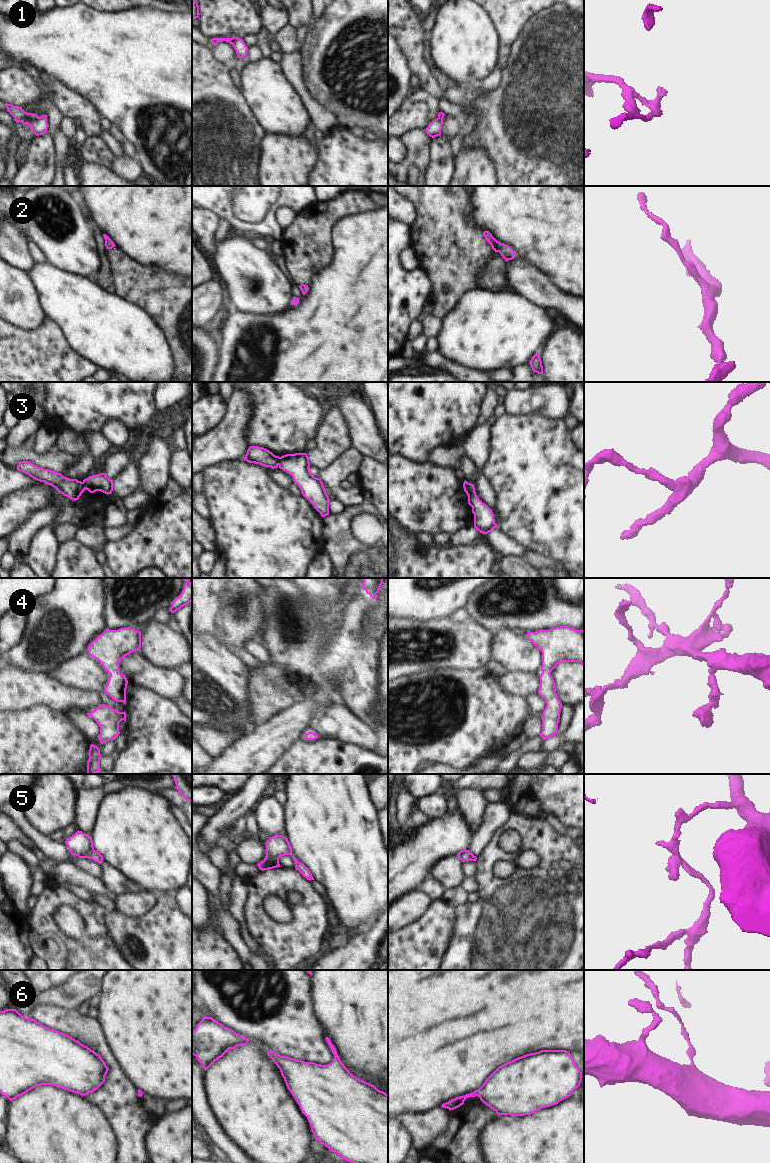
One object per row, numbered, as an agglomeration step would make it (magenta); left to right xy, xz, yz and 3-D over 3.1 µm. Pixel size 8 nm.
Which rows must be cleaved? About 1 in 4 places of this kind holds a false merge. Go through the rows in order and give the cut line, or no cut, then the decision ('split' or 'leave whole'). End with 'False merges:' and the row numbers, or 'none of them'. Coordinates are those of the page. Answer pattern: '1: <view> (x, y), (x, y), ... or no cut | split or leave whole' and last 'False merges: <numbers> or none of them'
1: xy (38, 117), (34, 119), (22, 118), (19, 121) | split
2: no cut | leave whole
3: yz (463, 484), (470, 488), (469, 497) | split
4: no cut | leave whole
5: no cut | leave whole
6: no cut | leave whole
False merges: 1, 3

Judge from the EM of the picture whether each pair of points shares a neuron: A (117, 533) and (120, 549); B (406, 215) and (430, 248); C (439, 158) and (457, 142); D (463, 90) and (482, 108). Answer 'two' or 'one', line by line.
A: two
B: two
C: two
D: one

